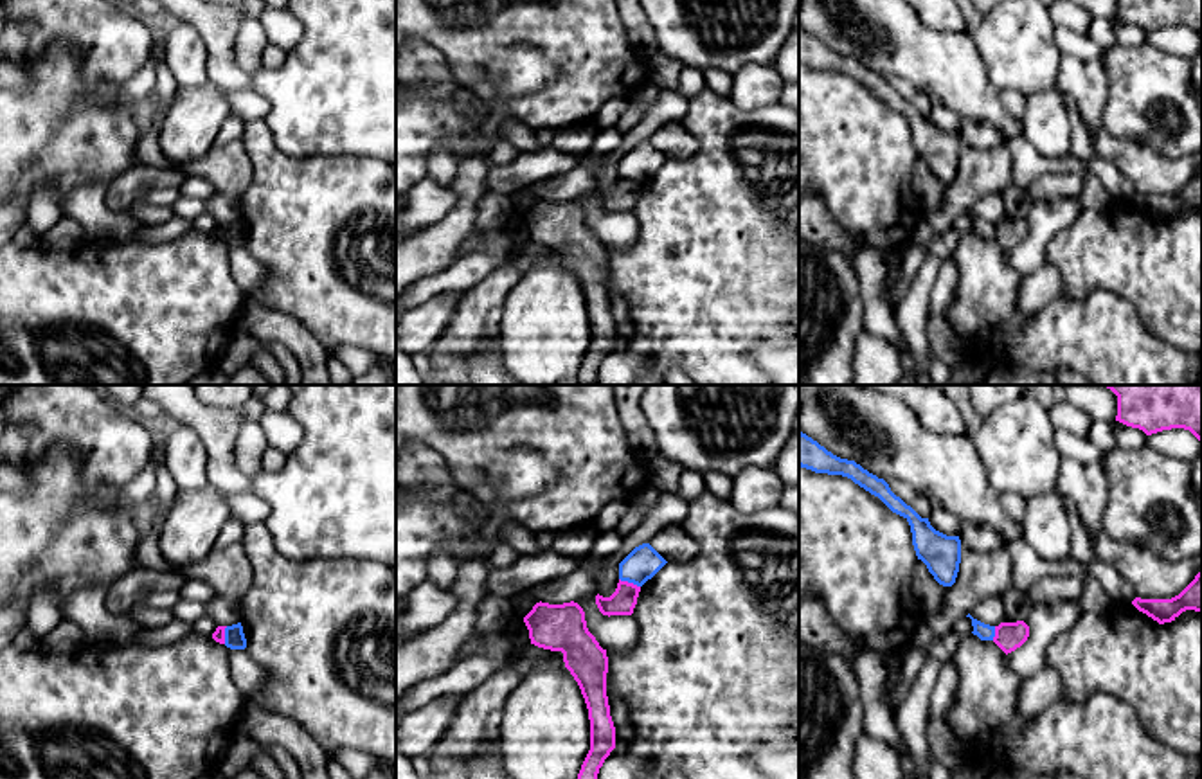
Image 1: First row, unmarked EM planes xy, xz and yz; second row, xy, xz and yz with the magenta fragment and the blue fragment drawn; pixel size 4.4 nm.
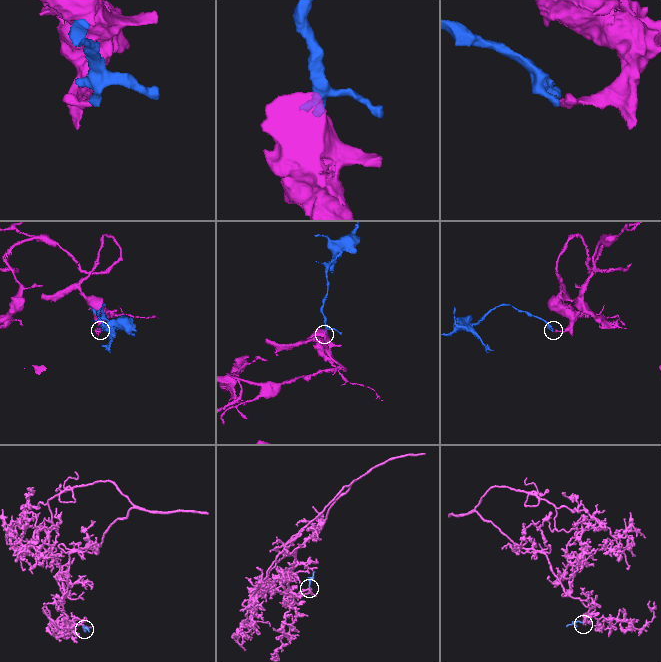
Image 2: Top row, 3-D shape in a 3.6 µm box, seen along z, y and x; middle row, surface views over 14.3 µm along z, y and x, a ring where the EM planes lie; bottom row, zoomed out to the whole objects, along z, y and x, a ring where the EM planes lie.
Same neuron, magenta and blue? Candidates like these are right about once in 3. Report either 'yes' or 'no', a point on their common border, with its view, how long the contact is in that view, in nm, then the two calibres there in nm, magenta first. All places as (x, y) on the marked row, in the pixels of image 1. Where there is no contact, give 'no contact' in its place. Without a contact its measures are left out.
no | xz (630, 583) | 100 nm | 120/150 nm

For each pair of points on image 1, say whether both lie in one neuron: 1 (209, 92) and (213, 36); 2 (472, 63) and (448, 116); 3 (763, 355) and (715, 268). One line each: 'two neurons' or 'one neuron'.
1: two neurons
2: two neurons
3: two neurons

